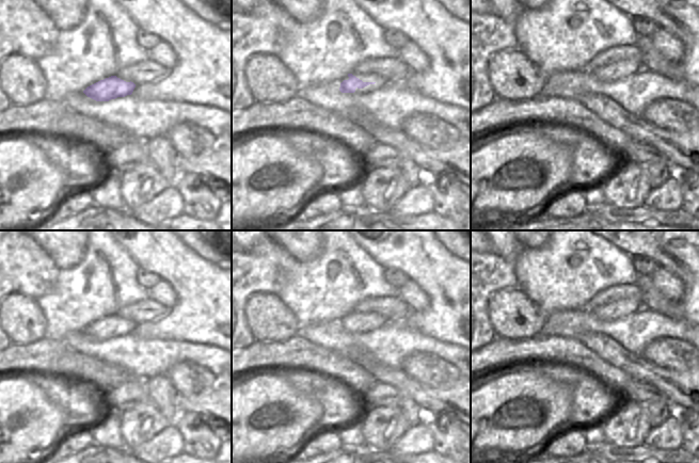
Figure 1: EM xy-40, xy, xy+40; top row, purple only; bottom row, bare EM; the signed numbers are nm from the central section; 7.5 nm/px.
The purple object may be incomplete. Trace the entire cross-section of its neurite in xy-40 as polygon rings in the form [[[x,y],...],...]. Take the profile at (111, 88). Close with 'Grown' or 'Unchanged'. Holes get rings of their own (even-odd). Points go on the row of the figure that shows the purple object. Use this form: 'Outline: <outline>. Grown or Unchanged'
Outline: [[[123,70],[88,86],[83,93],[96,101],[109,101],[117,97],[131,95],[136,84],[123,77]]]. Grown

